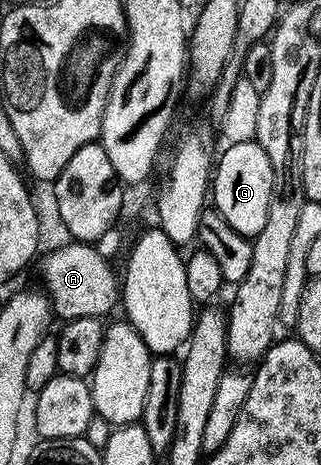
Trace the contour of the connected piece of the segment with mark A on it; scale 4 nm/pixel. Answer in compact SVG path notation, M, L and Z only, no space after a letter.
M76 240L66 241L66 246L53 250L41 262L41 282L44 293L49 299L53 313L58 319L68 320L70 318L100 318L104 319L113 309L118 309L119 299L123 294L123 286L119 281L119 274L113 271L113 266L97 251L96 245Z

